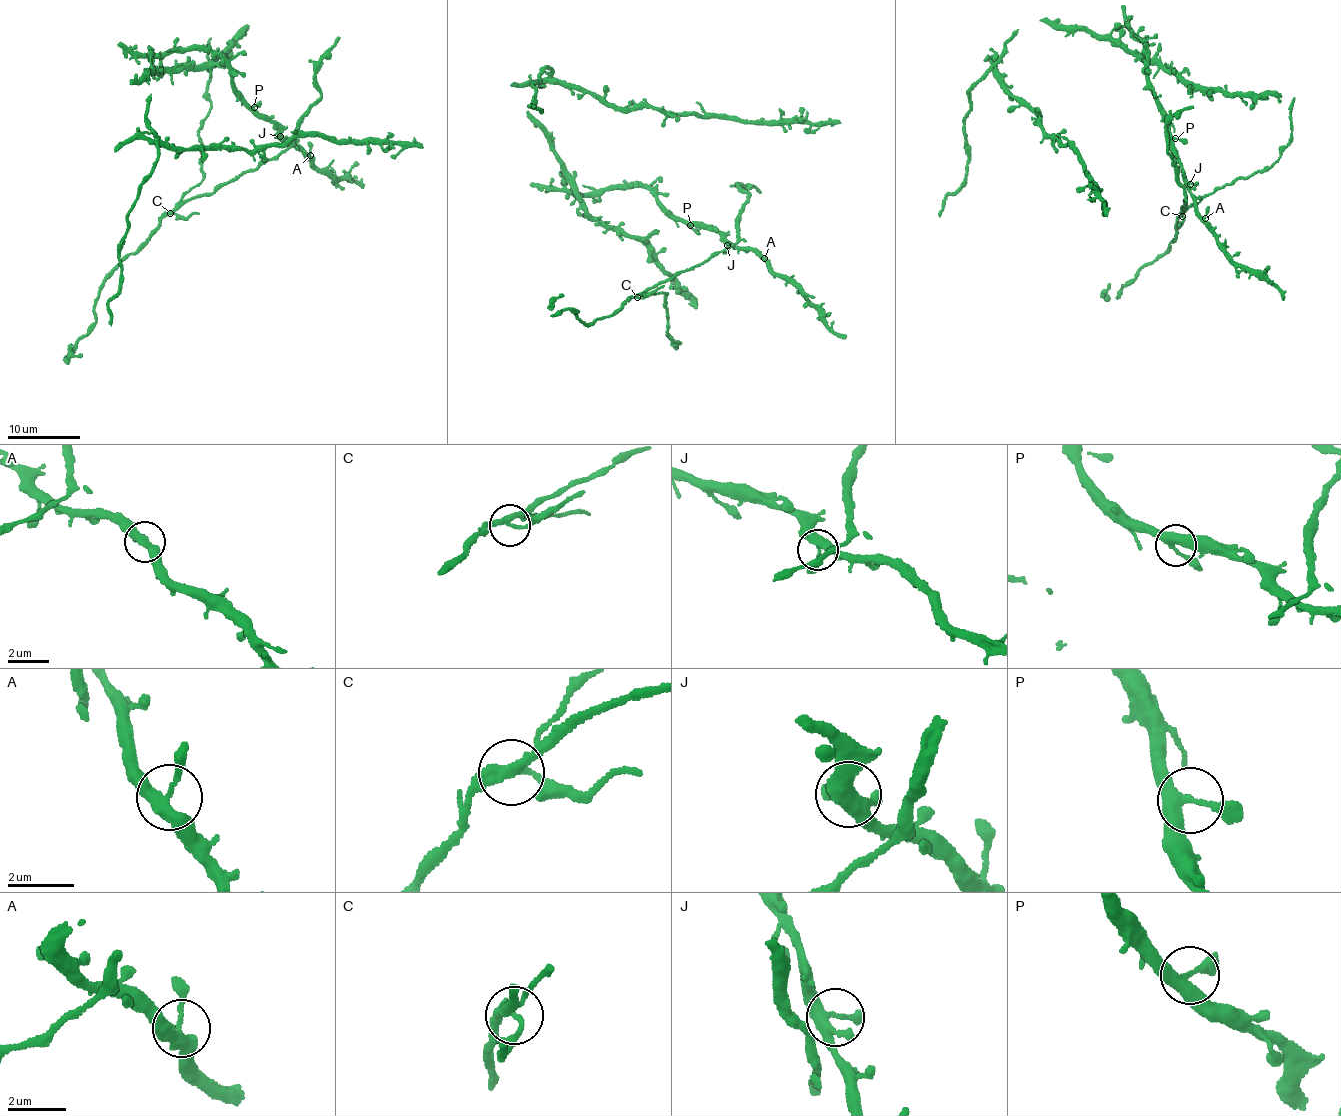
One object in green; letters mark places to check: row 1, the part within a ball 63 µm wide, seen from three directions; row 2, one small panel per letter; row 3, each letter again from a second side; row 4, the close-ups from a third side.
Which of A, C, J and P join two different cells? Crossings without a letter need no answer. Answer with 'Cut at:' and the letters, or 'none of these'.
Cut at: C

